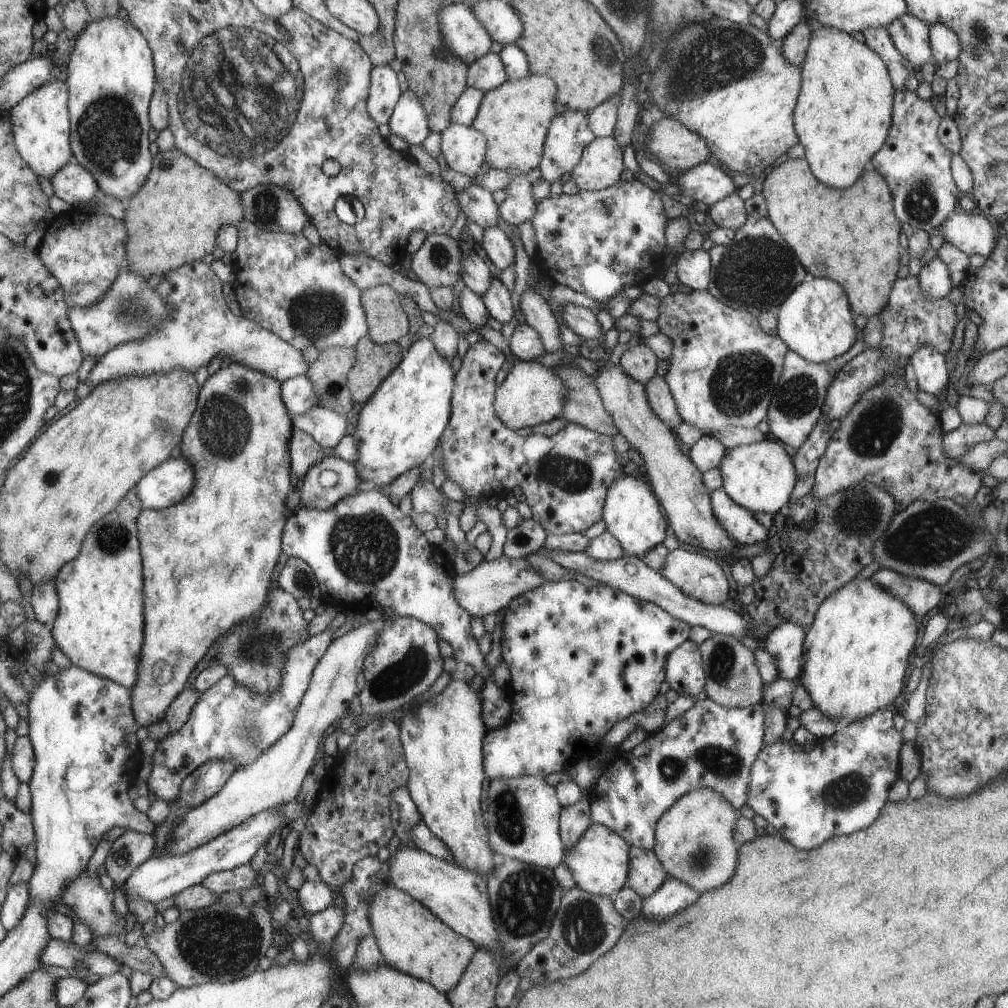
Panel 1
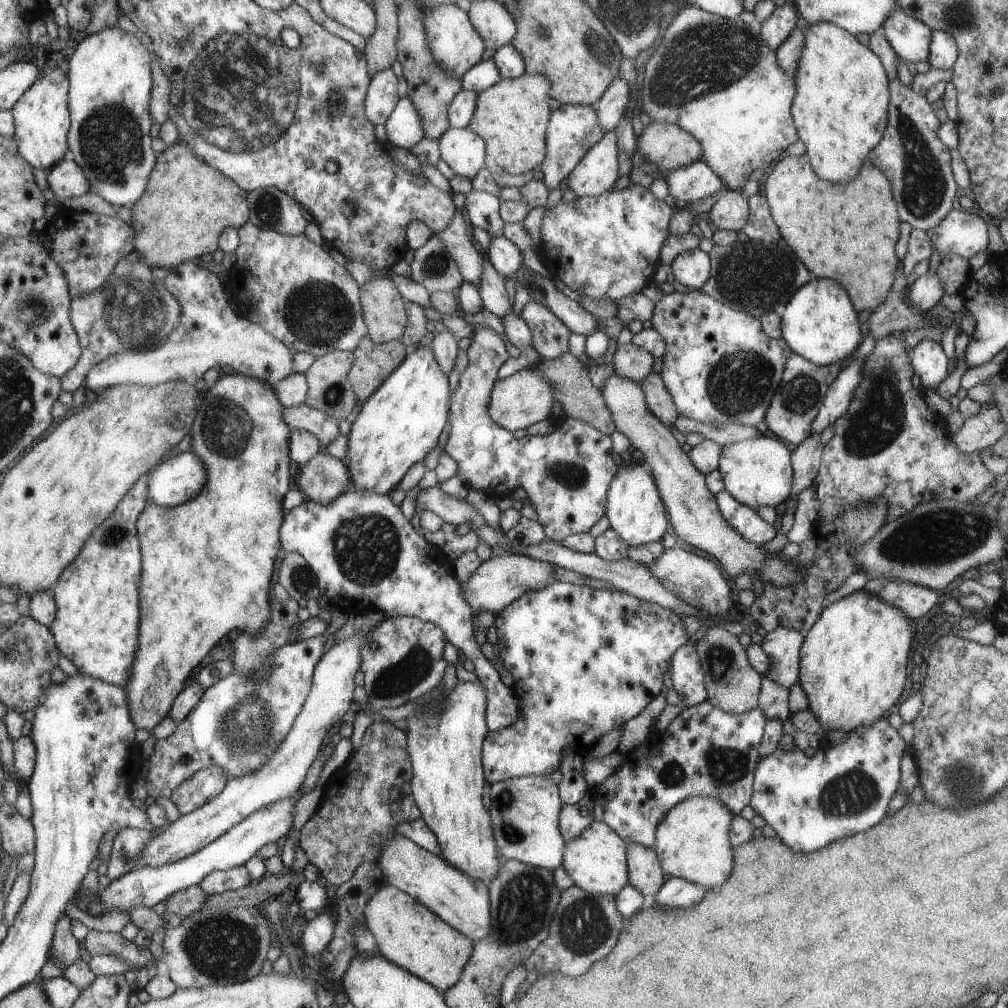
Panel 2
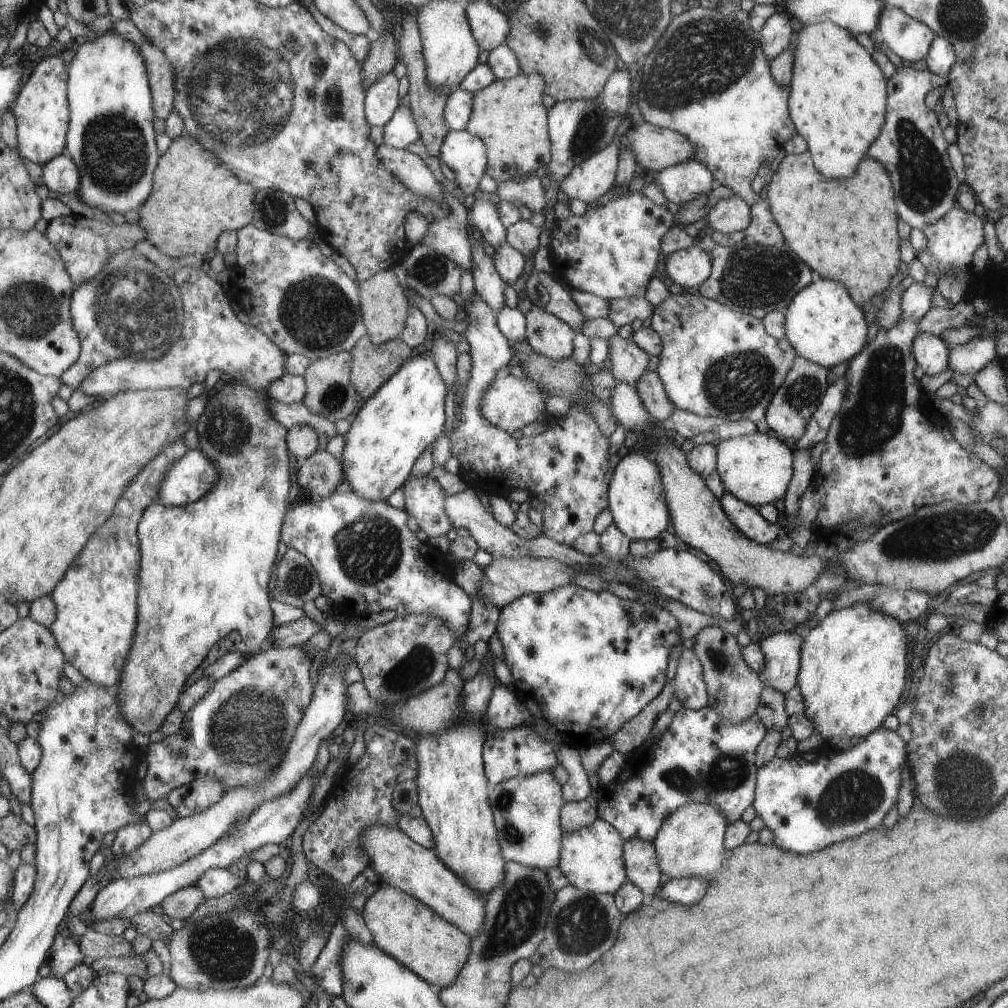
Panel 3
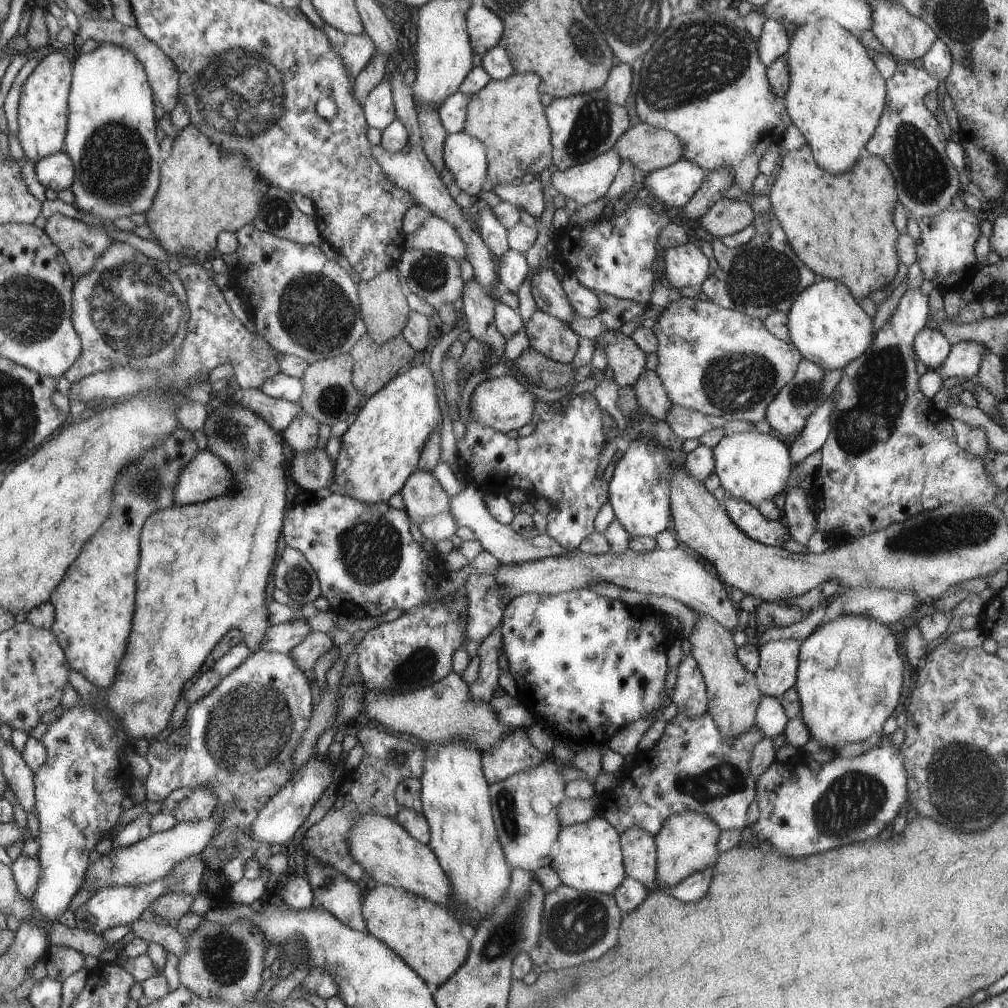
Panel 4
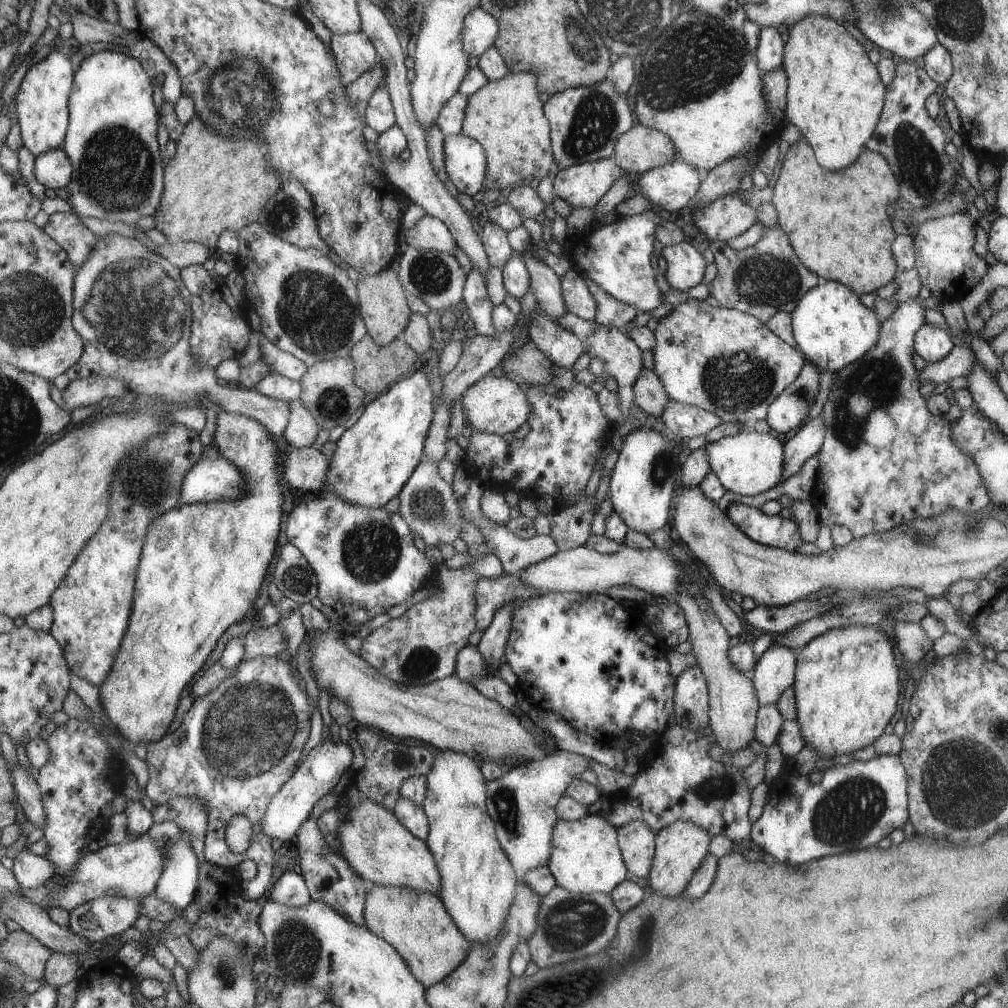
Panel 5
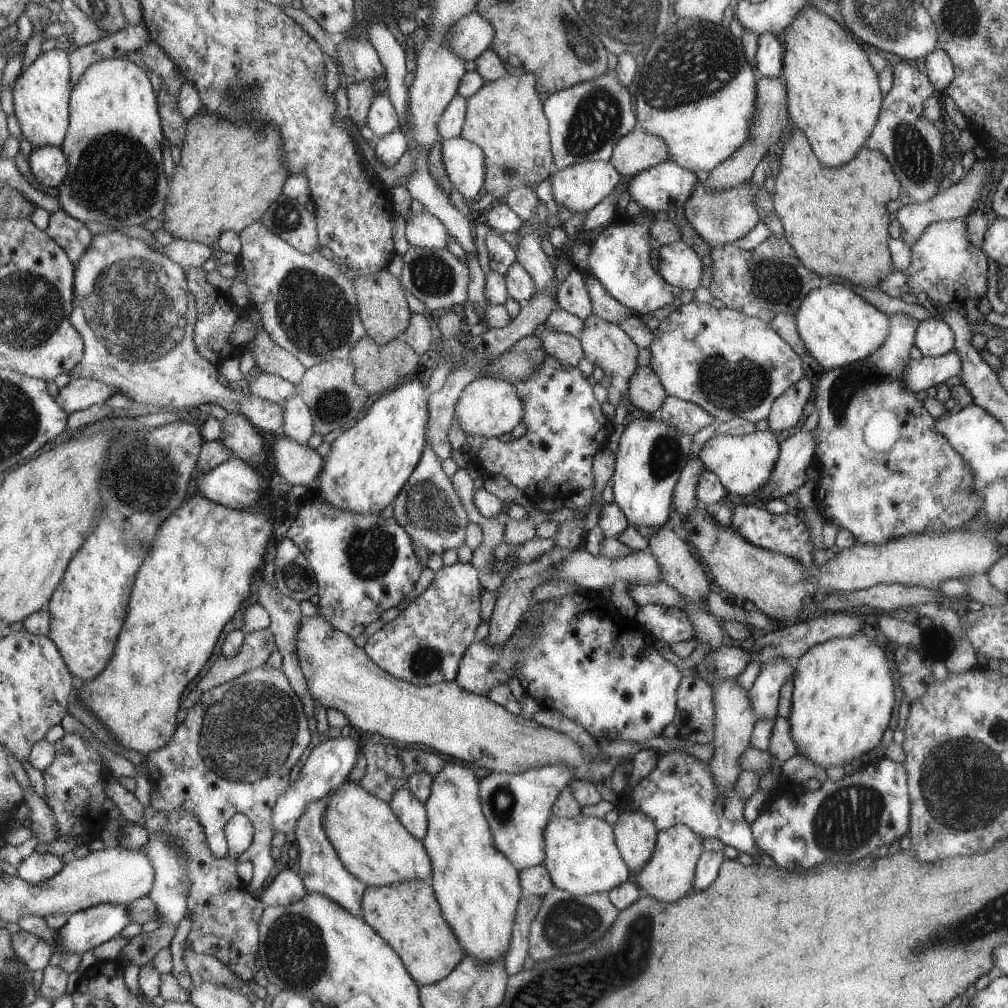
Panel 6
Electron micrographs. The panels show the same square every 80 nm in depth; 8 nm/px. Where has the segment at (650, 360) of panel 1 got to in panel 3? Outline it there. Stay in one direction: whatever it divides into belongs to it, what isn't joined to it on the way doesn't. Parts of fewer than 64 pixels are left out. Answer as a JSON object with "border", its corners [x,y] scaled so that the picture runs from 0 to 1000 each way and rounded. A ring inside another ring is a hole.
{"border":[[[610,333],[602,336],[602,355],[606,359],[606,372],[609,377],[629,382],[636,371],[642,368],[644,353],[642,349],[632,344],[626,336]]]}

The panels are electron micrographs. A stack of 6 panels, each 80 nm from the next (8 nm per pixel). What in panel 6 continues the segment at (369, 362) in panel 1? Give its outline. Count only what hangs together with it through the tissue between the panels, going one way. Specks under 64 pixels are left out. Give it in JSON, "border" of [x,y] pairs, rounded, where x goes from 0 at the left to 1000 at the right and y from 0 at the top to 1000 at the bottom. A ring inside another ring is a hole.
{"border":[[[363,331],[350,343],[345,357],[352,361],[352,380],[354,383],[361,384],[370,393],[370,389],[382,389],[388,383],[392,384],[398,375],[408,373],[410,367],[414,365],[416,355],[409,344],[399,338],[397,334],[382,342],[377,342]]]}

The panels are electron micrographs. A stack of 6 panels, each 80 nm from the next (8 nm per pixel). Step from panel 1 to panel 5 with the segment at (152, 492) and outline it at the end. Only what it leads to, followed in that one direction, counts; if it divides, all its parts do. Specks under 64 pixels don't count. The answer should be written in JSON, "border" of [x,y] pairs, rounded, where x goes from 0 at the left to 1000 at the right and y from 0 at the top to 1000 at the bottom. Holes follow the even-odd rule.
{"border":[[[200,453],[180,476],[180,500],[233,496],[243,485],[241,474],[229,458]]]}

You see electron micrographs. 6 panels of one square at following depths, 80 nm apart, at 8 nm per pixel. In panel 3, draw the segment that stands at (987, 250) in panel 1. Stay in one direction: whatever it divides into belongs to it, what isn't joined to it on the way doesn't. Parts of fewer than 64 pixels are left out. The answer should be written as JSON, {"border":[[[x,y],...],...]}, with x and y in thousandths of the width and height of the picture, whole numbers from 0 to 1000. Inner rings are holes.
{"border":[[[954,206],[942,207],[937,215],[914,226],[914,231],[918,234],[918,248],[912,250],[912,260],[920,269],[928,271],[928,275],[931,274],[930,270],[936,272],[936,270],[939,270],[943,264],[947,264],[947,266],[961,265],[965,252],[968,251],[968,248],[976,241],[975,222],[976,216],[971,216],[964,210],[957,210]]]}

